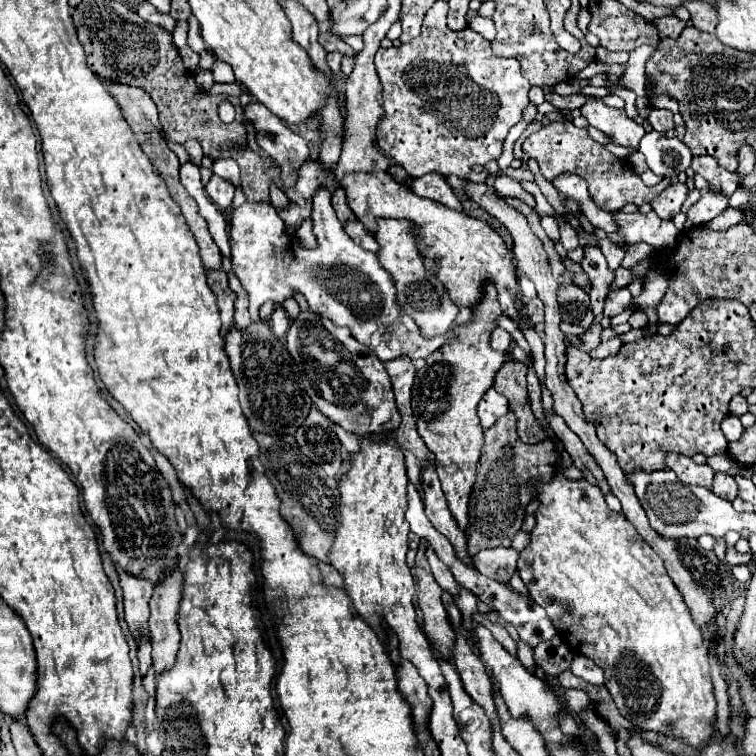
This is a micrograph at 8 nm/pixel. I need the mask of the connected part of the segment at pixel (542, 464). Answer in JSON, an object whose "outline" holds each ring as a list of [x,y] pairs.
{"outline":[[[505,413],[491,429],[485,431],[485,443],[481,449],[481,459],[477,465],[477,483],[469,501],[469,533],[467,533],[467,553],[475,557],[481,549],[509,547],[515,533],[521,529],[525,507],[535,497],[529,491],[529,481],[541,477],[551,479],[557,469],[557,449],[553,441],[541,441],[537,445],[527,445],[519,439],[515,431],[515,415]]]}

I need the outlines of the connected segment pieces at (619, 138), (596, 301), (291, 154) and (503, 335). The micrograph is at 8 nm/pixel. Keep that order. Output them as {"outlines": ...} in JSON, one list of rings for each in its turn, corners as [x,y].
{"outlines":[[[[589,99],[581,107],[581,115],[589,121],[589,125],[607,133],[613,139],[613,143],[625,147],[637,149],[641,137],[645,135],[645,129],[637,125],[633,119],[629,119],[623,109],[607,107],[601,99]]],[[[585,245],[583,251],[585,251],[585,257],[581,261],[581,267],[587,273],[589,285],[591,285],[589,287],[590,305],[593,307],[593,315],[601,315],[605,297],[609,293],[609,285],[613,283],[613,271],[609,269],[599,247]]],[[[257,101],[245,107],[245,121],[255,129],[257,145],[281,165],[283,185],[293,187],[297,181],[297,169],[309,159],[307,141]]],[[[497,327],[495,331],[493,331],[493,335],[491,335],[491,347],[495,349],[495,351],[501,351],[501,353],[505,353],[507,349],[509,349],[509,345],[511,345],[511,335],[505,331],[505,329],[501,329],[501,327]]]]}

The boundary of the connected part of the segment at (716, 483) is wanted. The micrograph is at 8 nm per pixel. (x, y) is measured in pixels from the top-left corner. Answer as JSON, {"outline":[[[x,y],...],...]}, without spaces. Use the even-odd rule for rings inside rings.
{"outline":[[[717,473],[715,479],[713,479],[711,491],[713,491],[715,495],[727,499],[727,501],[733,501],[733,499],[737,497],[737,483],[735,483],[735,479],[733,479],[731,475],[721,475],[721,473]]]}

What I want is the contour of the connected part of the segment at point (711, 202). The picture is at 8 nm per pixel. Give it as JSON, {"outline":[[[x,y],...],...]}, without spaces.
{"outline":[[[703,191],[701,199],[689,207],[685,227],[699,227],[709,223],[713,217],[717,217],[721,211],[727,209],[727,197],[711,191]]]}

